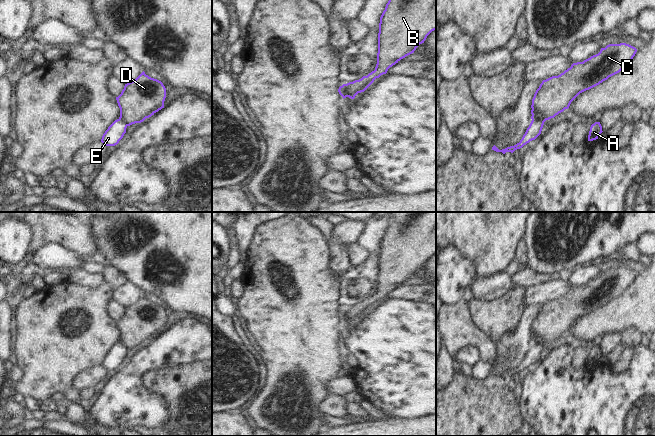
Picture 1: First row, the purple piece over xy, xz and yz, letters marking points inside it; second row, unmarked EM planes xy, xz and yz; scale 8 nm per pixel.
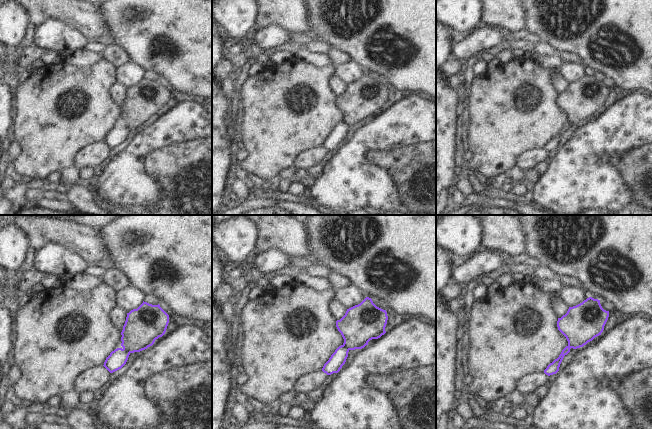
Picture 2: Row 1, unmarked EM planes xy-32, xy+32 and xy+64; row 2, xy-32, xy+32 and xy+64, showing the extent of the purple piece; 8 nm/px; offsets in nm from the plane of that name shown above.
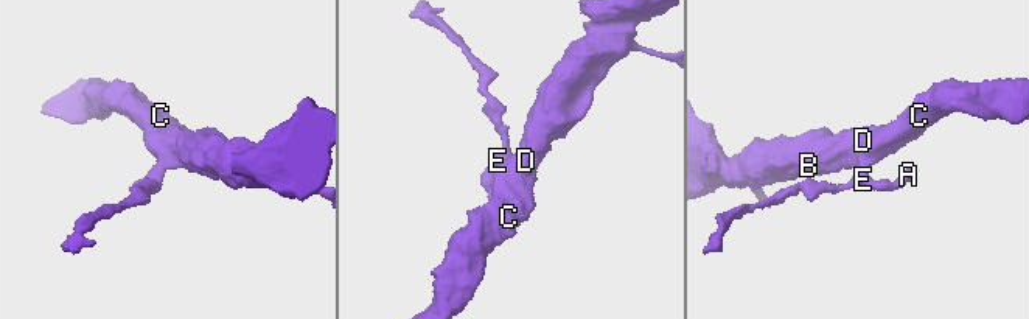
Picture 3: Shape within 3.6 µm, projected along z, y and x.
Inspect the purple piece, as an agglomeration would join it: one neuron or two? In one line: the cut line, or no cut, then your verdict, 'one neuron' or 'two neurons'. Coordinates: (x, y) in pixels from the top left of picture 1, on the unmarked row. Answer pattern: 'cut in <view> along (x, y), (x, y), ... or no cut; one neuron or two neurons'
cut in xz along (344, 308), (345, 321); two neurons

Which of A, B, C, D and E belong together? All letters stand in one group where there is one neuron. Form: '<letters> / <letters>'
A E / B C D

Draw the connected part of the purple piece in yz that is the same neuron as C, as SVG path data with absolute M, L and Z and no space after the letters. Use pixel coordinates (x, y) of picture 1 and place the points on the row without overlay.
M626 267L609 268L583 286L573 287L560 299L543 304L532 323L532 345L546 345L568 333L580 317L623 294L636 276Z

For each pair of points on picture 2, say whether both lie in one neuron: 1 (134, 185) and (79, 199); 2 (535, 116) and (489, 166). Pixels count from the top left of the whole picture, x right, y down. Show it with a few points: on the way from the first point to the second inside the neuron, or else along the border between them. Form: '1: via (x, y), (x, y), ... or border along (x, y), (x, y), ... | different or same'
1: border along (92, 192), (95, 195) | different
2: via (523, 128), (497, 154) | same

